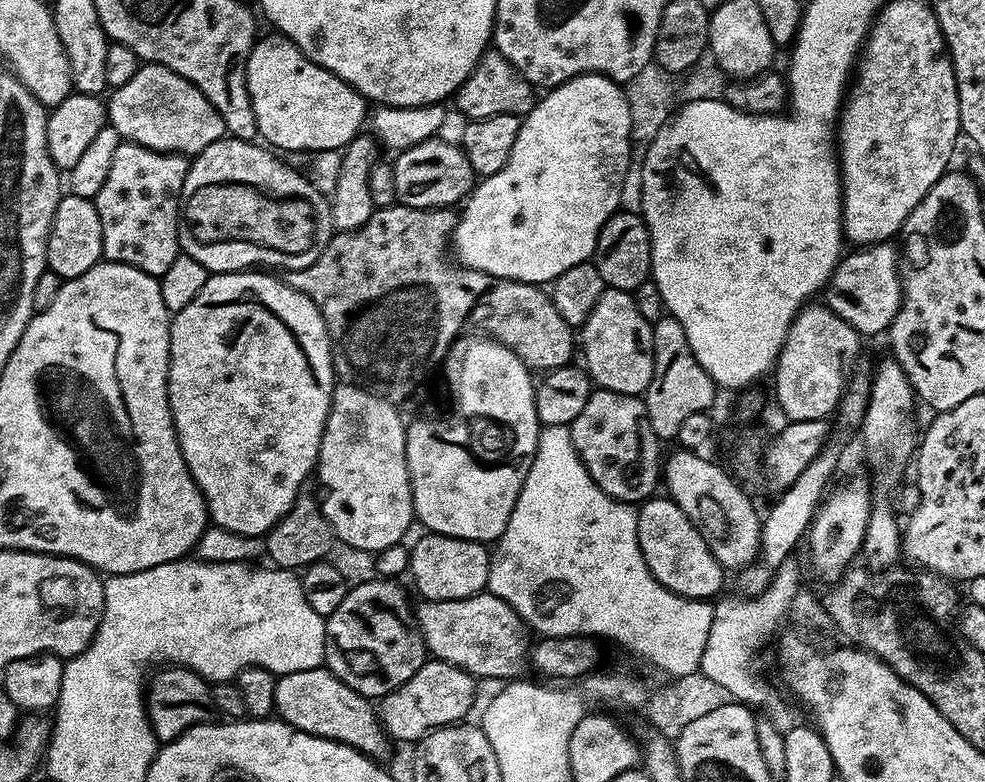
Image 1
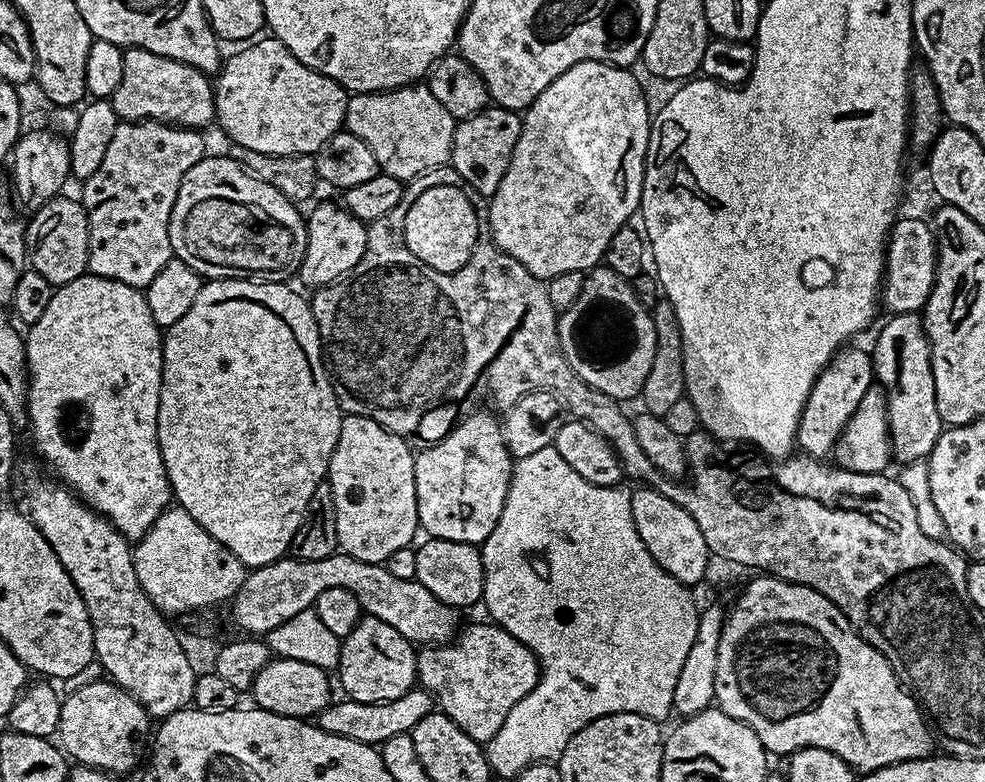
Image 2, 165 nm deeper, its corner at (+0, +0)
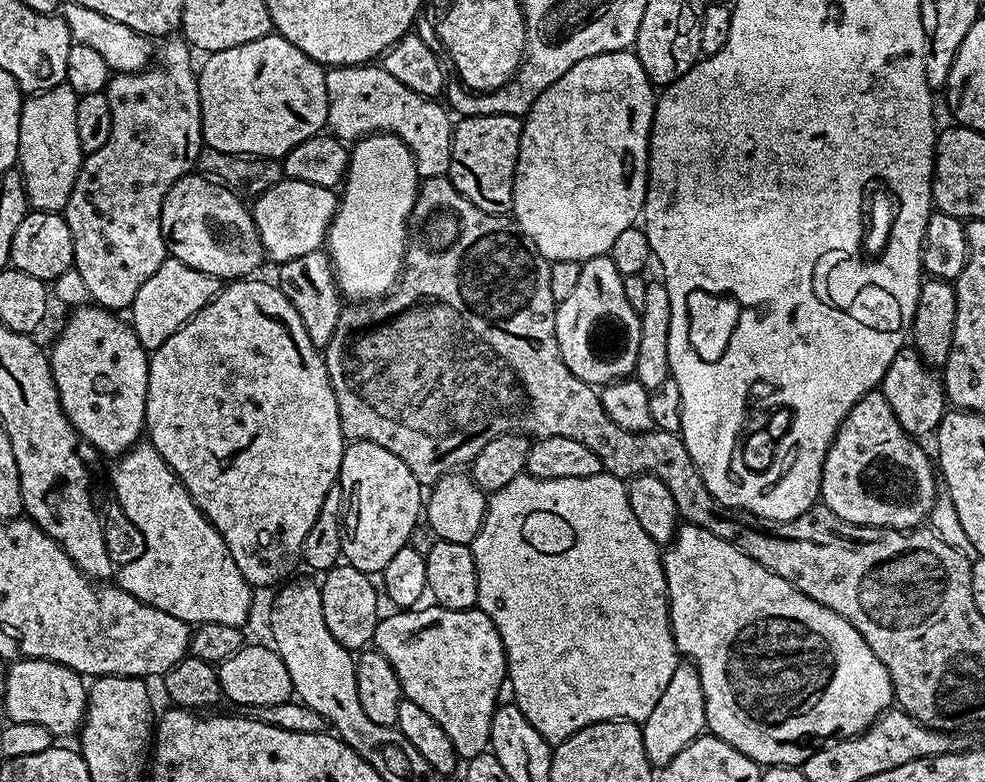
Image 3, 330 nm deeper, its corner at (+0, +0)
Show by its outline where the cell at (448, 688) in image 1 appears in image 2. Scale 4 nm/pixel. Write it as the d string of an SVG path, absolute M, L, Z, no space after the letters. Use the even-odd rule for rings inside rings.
M414 686L406 694L402 694L402 698L394 698L390 702L358 702L340 698L337 704L336 701L329 703L328 707L318 713L318 726L330 734L338 734L338 738L350 738L363 744L379 746L385 744L390 738L411 733L412 728L418 726L418 722L422 722L422 718L426 718L426 714L432 711L434 711L434 697L423 688Z

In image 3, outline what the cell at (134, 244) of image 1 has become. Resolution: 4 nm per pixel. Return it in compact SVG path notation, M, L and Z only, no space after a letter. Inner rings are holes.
M168 38L163 41L163 44L164 49L161 52L159 49L158 59L151 66L145 68L144 71L122 72L113 75L109 79L106 95L110 102L110 114L112 115L110 139L106 141L106 146L102 146L102 150L94 150L85 155L80 166L80 173L76 175L74 190L70 194L68 205L64 207L62 213L65 222L70 226L70 234L74 238L74 258L72 259L74 271L76 275L82 278L82 282L88 291L88 296L91 299L96 299L93 301L99 307L109 310L121 310L120 308L124 308L124 310L131 309L138 290L142 290L142 282L146 282L146 278L150 278L150 274L154 274L154 270L158 270L158 266L162 266L162 262L166 259L164 235L162 234L162 226L160 225L160 215L162 214L164 199L169 190L181 178L189 175L197 167L202 145L204 144L204 131L202 130L202 122L200 121L200 81L194 64L192 68L193 49L190 47L188 41L183 38Z

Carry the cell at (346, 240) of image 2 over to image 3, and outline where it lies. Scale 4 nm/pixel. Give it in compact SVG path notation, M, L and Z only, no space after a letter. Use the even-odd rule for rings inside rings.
M324 250L310 254L302 254L302 258L294 258L279 265L280 280L278 287L282 294L298 310L298 318L306 326L306 334L310 334L310 342L318 349L328 347L330 338L334 338L334 330L342 323L342 293L336 283L336 273L332 270L332 262Z

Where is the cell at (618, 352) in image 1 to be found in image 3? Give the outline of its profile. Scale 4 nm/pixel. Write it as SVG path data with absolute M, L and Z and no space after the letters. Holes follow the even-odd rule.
M611 255L583 261L577 288L556 305L556 337L562 362L566 362L570 371L582 382L607 386L635 373L640 313L626 299L624 277L618 266L614 266Z

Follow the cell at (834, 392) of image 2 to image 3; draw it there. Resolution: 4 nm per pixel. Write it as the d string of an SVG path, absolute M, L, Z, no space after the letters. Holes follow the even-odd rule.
M873 390L866 393L852 407L850 414L846 414L828 445L820 479L820 500L823 507L829 508L834 514L838 514L838 518L851 524L863 524L870 528L919 529L929 519L938 497L938 476L934 471L933 461L932 464L928 461L920 444L923 443L919 439L902 430L883 391Z

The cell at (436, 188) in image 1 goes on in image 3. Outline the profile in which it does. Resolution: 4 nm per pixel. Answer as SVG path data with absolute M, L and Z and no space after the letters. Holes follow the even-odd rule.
M280 179L270 186L270 190L255 197L250 208L265 257L269 261L273 260L273 265L279 266L288 260L302 258L302 254L317 251L325 243L337 207L338 196L333 189L314 186L310 182Z

